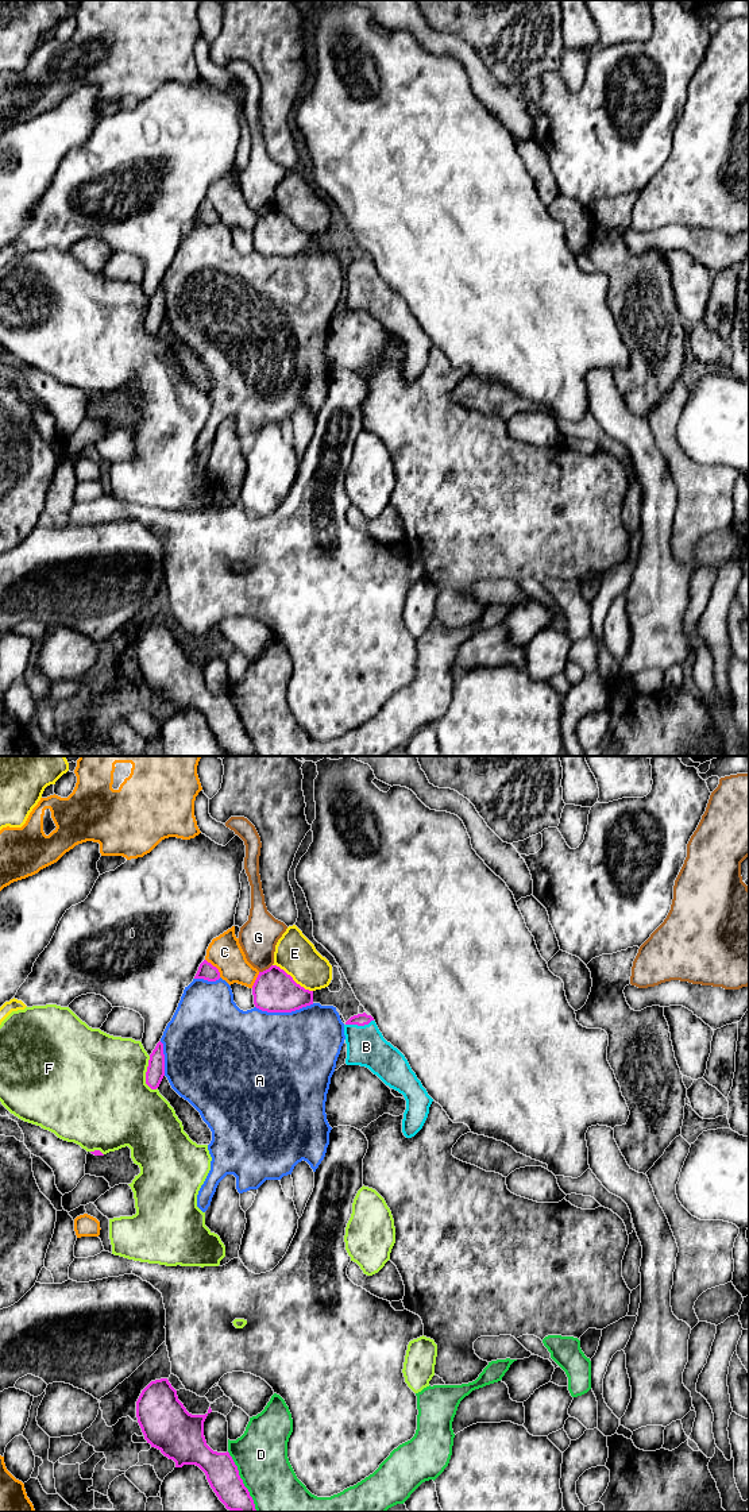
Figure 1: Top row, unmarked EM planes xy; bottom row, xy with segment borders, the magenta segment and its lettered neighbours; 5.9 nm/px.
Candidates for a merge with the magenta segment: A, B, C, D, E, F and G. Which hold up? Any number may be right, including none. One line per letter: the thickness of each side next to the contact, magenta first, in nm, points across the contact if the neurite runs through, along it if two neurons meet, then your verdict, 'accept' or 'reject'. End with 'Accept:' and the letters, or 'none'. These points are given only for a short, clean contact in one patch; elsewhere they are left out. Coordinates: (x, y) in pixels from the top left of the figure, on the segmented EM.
A: 260/500 nm | reject
B: 80/240 nm | across xy (361, 1019), (359, 1025), (366, 1046) | accept
C: 100/200 nm | reject
D: 190/320 nm | reject
E: 260/240 nm | reject
F: 110/500 nm | reject
G: 260/220 nm | reject
Accept: B

